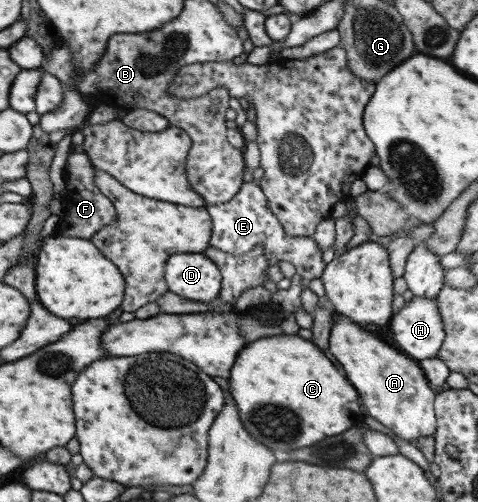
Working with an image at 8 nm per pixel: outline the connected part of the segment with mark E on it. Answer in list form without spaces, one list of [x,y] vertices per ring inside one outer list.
[[[257,181],[244,182],[229,202],[207,204],[205,210],[211,216],[212,222],[211,247],[239,256],[261,246],[267,260],[291,262],[296,268],[296,274],[301,275],[305,282],[320,278],[323,274],[326,263],[318,244],[312,237],[295,238],[285,232],[281,222],[271,213],[268,198]]]

